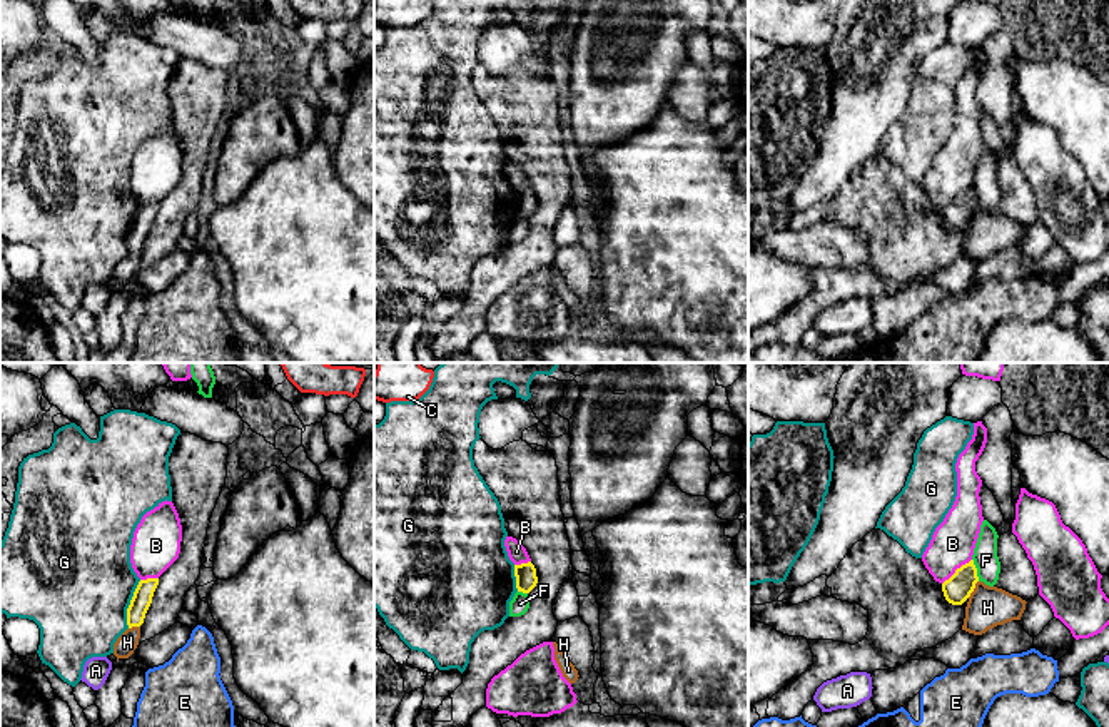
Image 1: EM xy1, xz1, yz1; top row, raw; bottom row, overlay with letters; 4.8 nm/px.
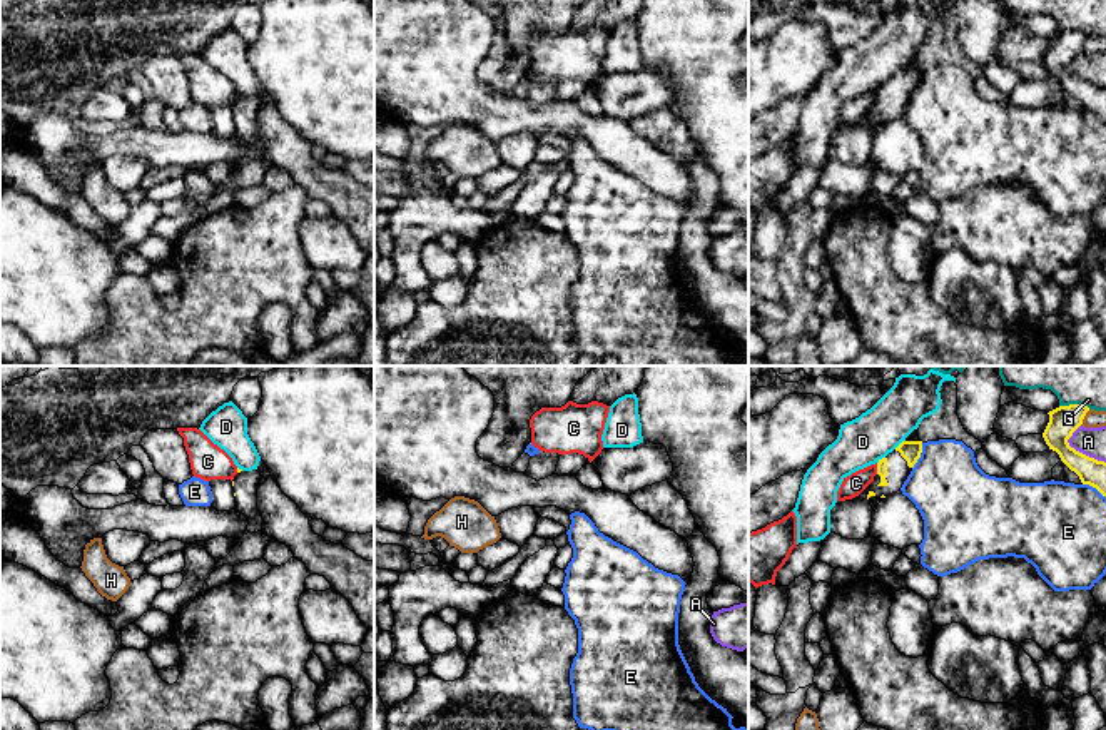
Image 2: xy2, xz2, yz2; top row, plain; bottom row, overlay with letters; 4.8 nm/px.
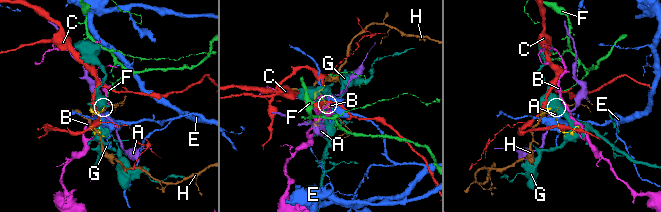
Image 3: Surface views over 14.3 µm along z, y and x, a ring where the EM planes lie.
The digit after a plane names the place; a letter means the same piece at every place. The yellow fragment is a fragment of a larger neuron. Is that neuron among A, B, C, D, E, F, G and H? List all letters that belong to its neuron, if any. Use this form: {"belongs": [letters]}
{"belongs": []}

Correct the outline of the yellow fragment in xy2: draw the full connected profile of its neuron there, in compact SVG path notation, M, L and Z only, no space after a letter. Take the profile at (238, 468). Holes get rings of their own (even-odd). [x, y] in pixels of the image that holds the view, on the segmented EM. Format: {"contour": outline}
{"contour": "M237 468L237 474L232 479L234 486L234 498L236 498L236 509L249 520L247 533L262 531L262 515L257 509L257 488L261 483L261 471L242 471Z"}

